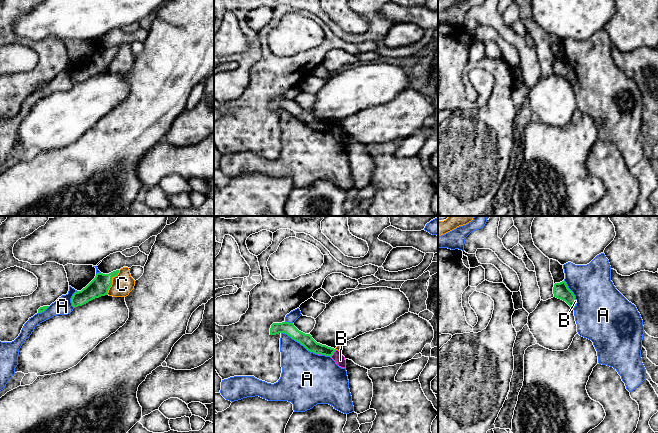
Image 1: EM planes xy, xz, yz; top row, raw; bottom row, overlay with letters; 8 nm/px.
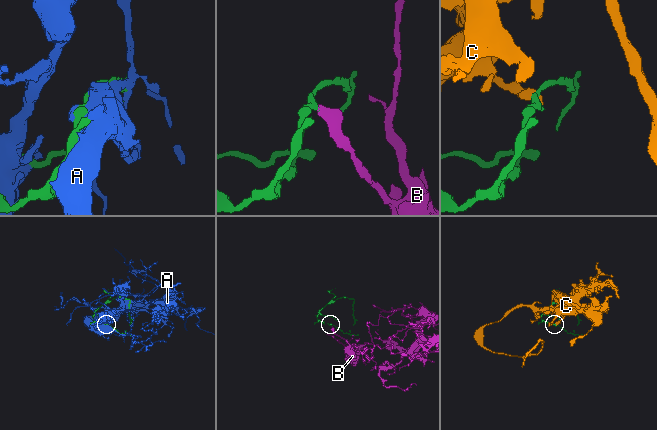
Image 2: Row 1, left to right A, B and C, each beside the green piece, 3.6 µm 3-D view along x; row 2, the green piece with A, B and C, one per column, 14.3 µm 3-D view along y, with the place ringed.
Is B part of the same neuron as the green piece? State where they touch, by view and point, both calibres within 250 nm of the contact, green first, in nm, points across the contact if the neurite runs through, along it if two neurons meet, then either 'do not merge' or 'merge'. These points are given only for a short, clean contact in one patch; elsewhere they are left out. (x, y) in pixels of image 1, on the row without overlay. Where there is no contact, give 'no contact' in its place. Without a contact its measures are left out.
meets green in xz at (333, 128); 100 nm thick on the green side, 80 nm on the other; border along xz (335, 125), (330, 132); do not merge

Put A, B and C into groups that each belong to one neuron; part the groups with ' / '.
A / B / C

